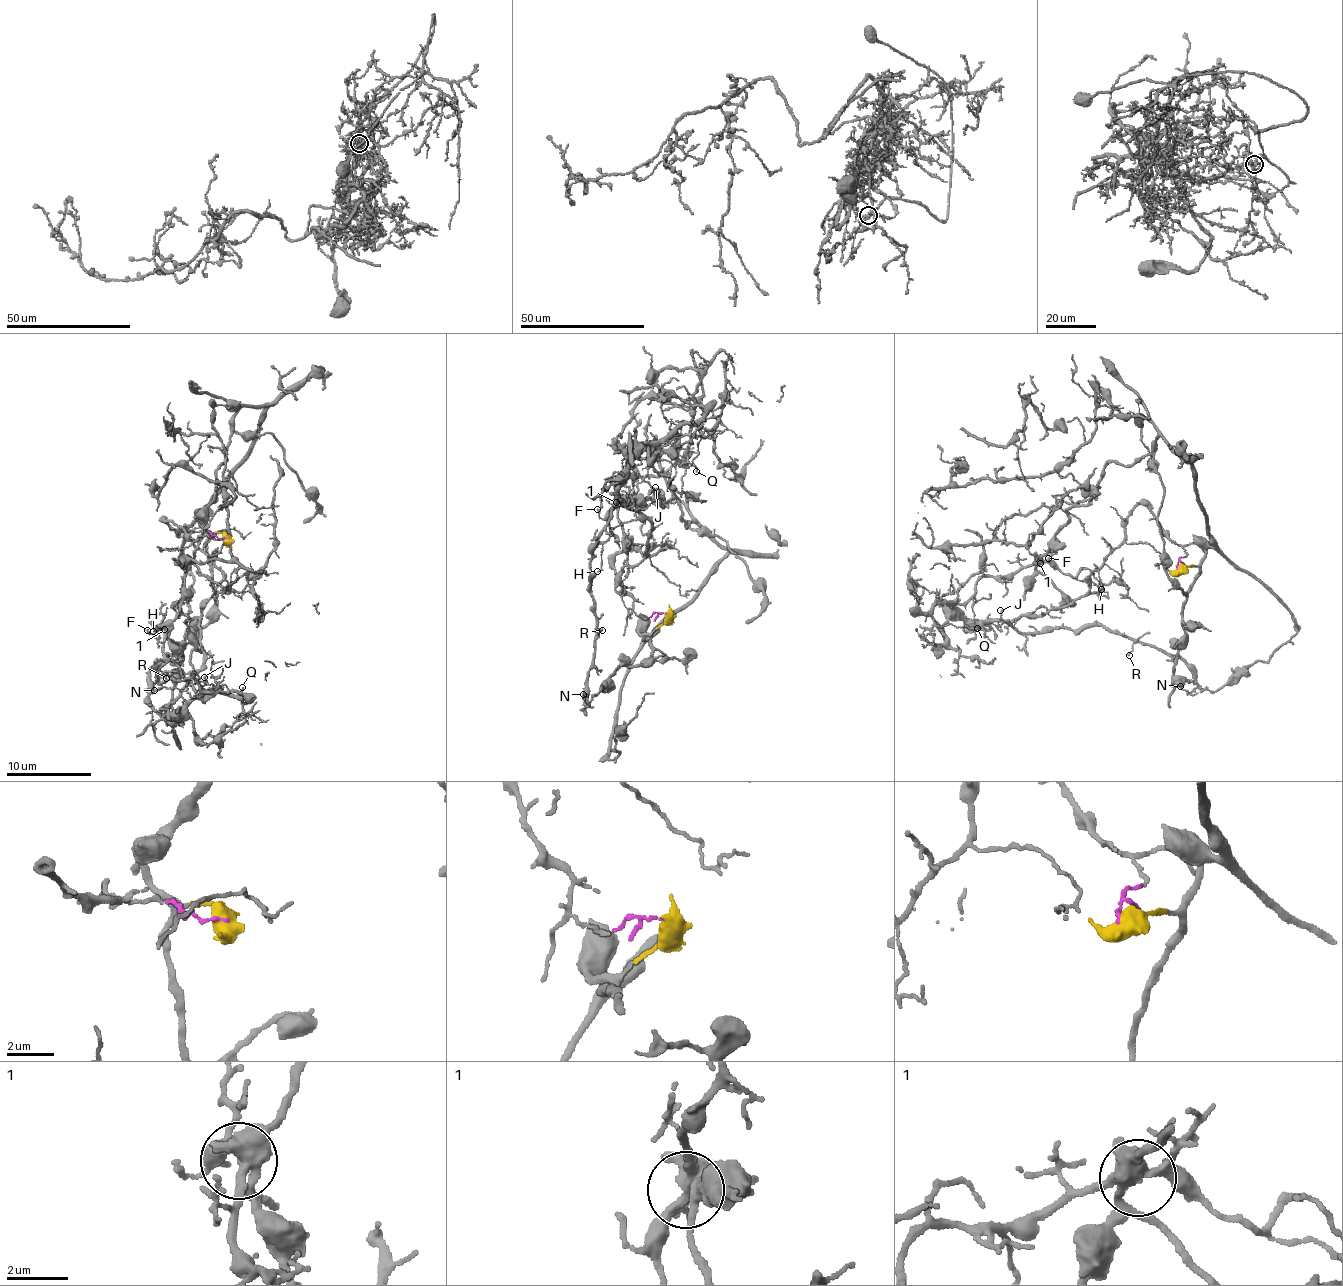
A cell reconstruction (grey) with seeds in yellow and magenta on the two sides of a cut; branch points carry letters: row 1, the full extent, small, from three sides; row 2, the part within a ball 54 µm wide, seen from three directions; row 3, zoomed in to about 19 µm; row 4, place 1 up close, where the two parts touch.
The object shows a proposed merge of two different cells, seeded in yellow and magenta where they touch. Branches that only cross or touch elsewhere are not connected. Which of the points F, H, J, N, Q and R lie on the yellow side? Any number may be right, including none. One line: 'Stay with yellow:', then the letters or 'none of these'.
Stay with yellow: none of these

